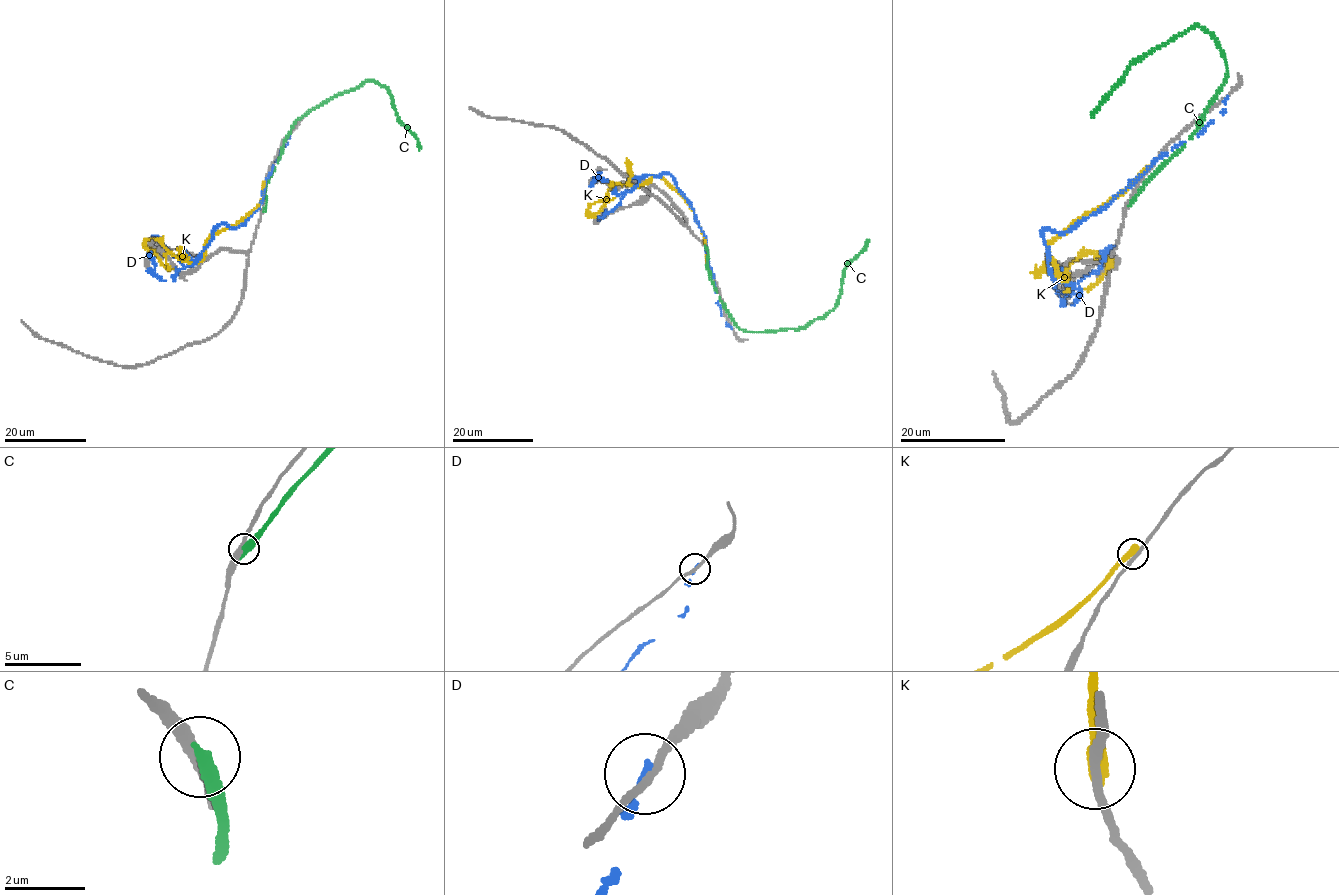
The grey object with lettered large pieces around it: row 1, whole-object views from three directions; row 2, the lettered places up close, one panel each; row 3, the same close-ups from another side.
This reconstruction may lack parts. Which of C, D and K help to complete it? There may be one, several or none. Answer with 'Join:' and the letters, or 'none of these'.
Join: none of these

